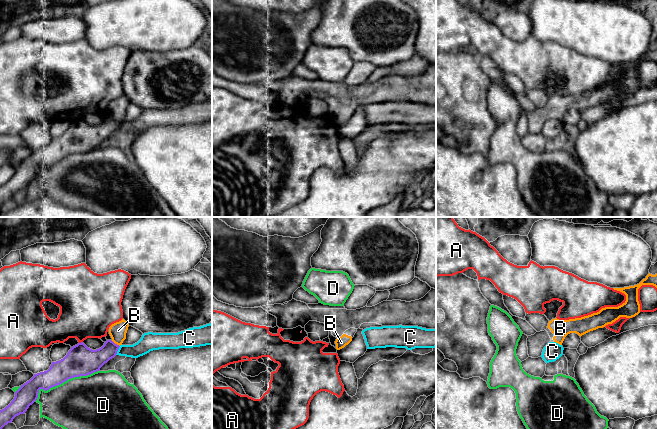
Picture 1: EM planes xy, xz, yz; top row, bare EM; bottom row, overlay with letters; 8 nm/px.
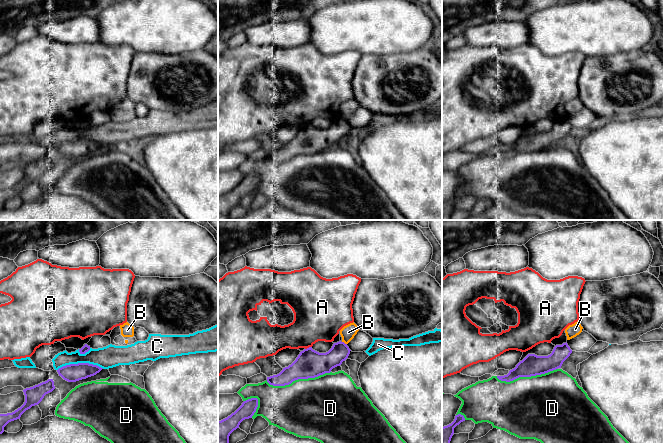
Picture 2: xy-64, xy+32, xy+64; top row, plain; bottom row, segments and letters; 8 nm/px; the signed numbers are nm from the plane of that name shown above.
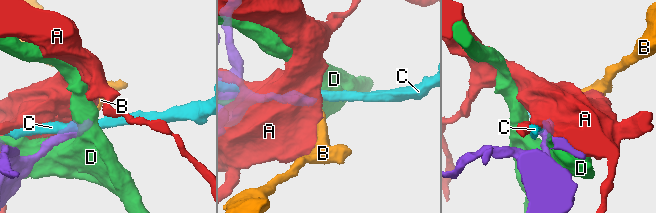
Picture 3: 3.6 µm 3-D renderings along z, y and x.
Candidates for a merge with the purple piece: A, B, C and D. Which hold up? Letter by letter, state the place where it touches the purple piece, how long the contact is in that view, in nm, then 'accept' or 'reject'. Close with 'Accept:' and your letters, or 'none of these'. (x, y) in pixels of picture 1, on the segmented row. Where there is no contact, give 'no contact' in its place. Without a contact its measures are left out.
A: xy (81, 342) | 40 nm | reject
B: xy (116, 344) | 80 nm | reject
C: xy (117, 350) | 80 nm | reject
D: xy (63, 381) | 600 nm | reject
Accept: none of these

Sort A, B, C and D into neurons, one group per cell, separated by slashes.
A / B / C / D

